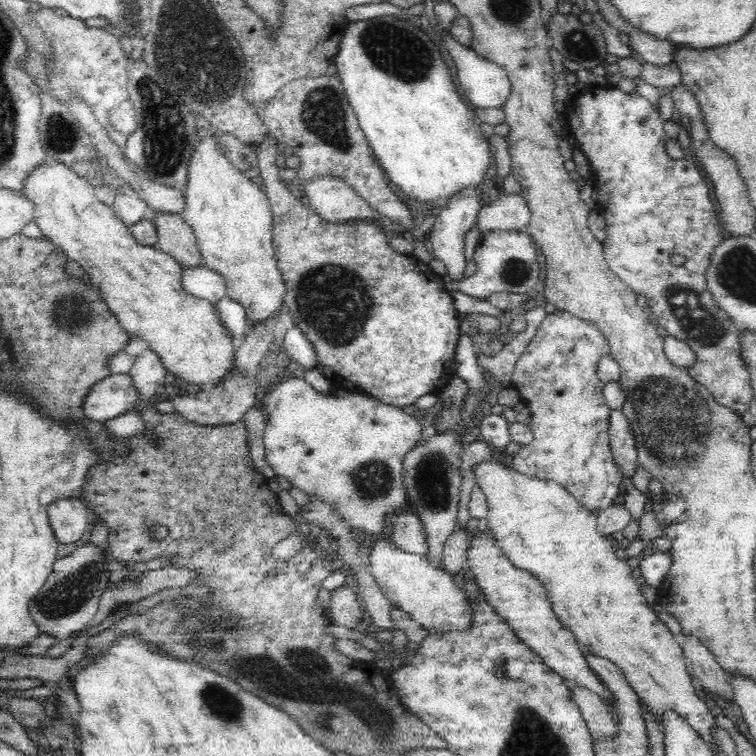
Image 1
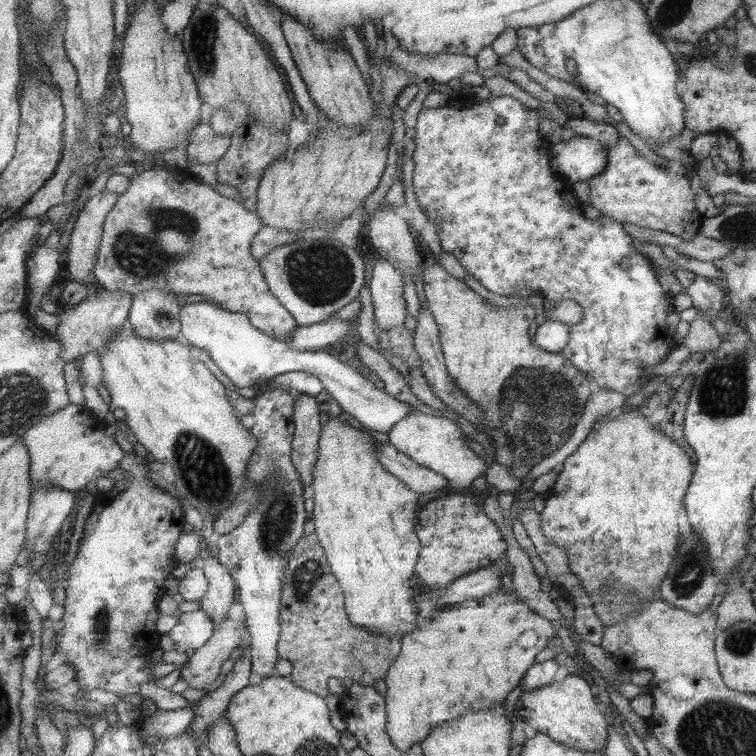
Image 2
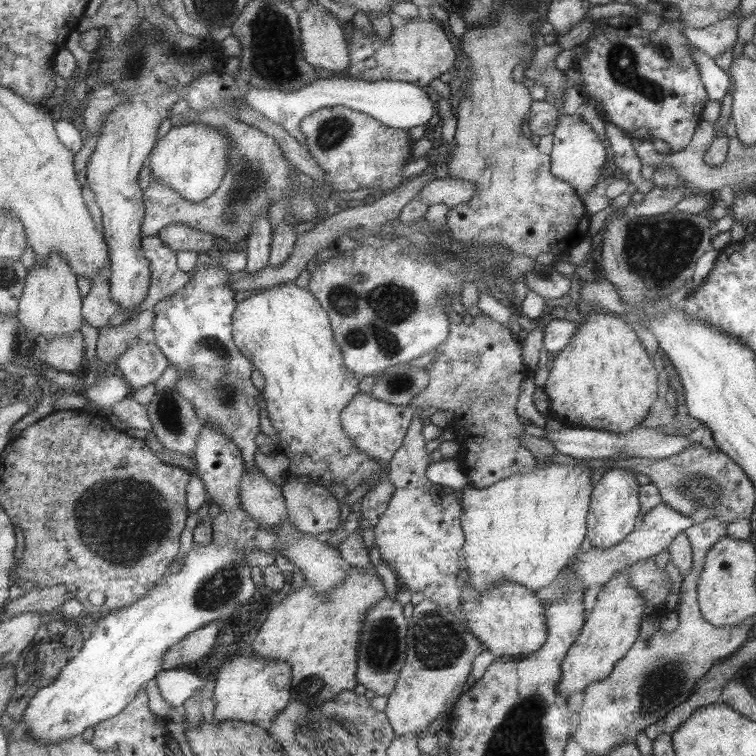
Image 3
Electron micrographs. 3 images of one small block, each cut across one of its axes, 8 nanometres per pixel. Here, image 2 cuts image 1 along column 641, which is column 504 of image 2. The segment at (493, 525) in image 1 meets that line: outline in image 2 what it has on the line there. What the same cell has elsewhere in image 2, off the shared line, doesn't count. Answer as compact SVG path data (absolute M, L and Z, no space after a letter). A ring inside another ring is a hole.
M504 585L479 599L449 605L443 612L434 614L430 622L423 622L423 625L403 634L401 650L383 679L387 686L384 700L387 732L391 732L391 740L399 744L401 751L407 751L413 743L420 744L437 722L457 718L467 708L481 710L491 702L503 703L509 690L517 686L521 676L526 674L525 670L533 664L537 650L543 650L549 638L553 638L551 624L529 609L513 589L507 592ZM525 630L533 630L537 636L535 644L527 650L517 646L517 638Z

